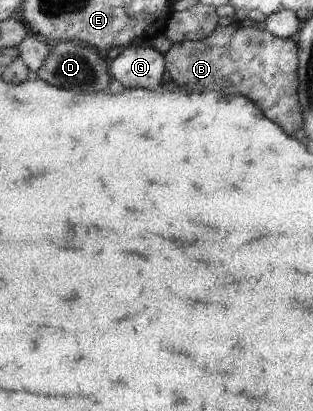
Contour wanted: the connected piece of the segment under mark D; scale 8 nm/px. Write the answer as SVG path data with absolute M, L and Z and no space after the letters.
M60 41L56 46L52 47L44 66L33 75L33 77L44 80L48 84L72 90L72 92L102 92L102 90L109 90L111 75L108 74L106 62L100 58L100 54L96 49L89 47L81 42Z

